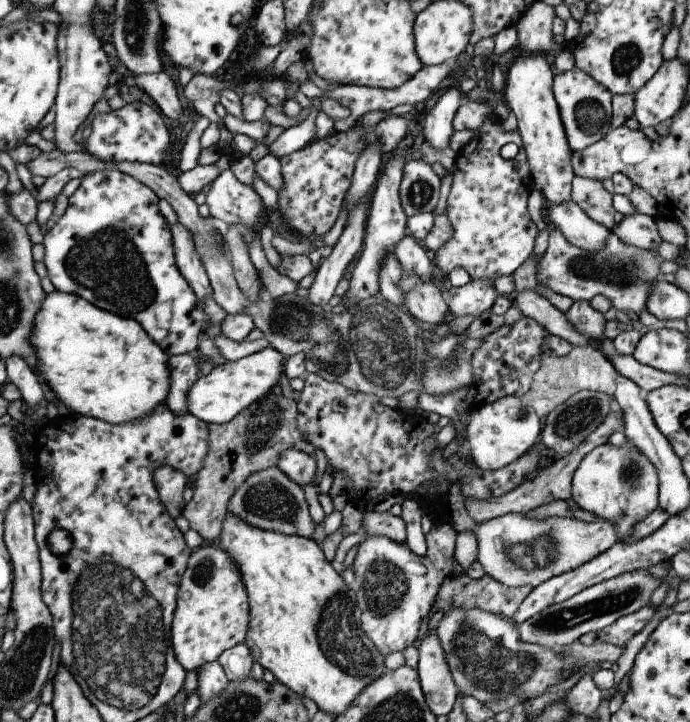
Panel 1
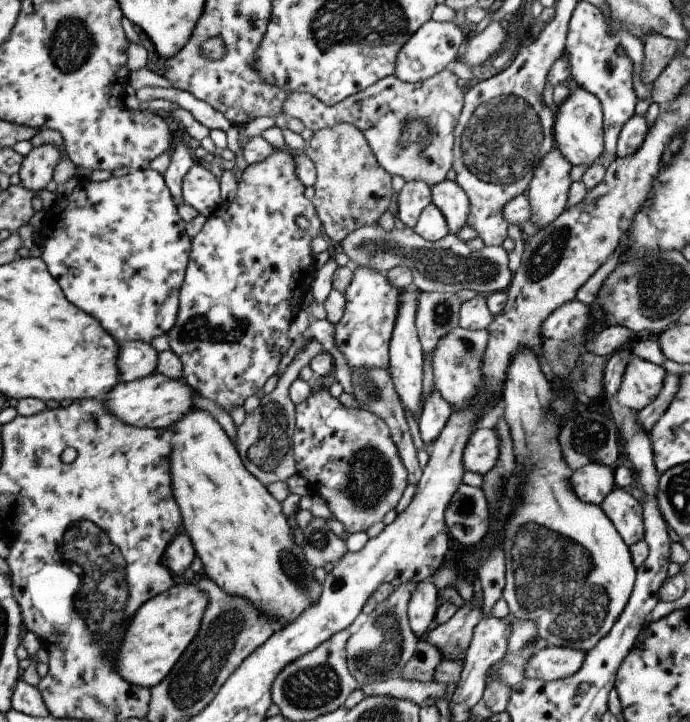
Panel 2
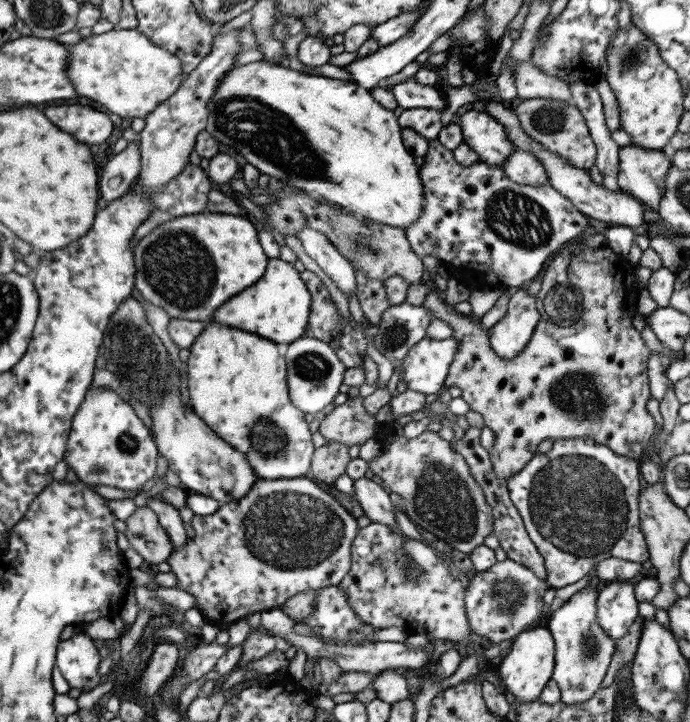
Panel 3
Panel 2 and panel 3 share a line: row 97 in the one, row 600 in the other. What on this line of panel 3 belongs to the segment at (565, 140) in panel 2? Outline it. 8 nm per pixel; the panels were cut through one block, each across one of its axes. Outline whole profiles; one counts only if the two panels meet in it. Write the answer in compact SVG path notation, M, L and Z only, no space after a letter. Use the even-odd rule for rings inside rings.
M584 586L567 602L547 617L546 630L554 643L554 666L551 680L557 683L560 701L567 706L589 700L607 673L614 653L614 642L598 627L594 618L594 603L599 587Z

